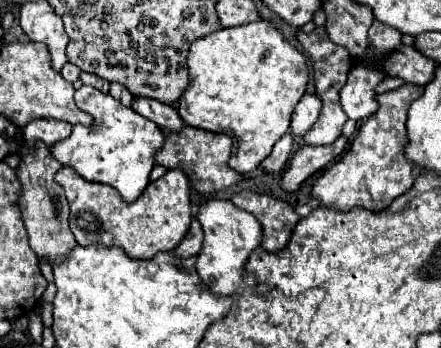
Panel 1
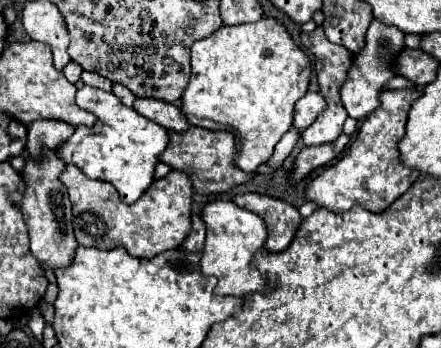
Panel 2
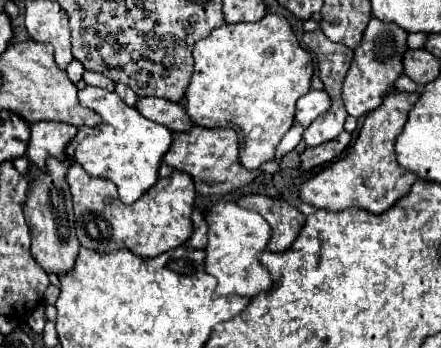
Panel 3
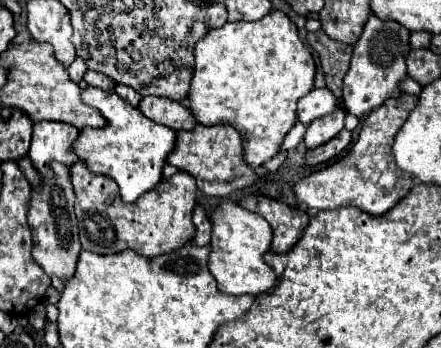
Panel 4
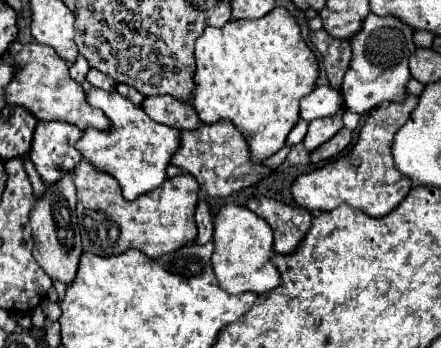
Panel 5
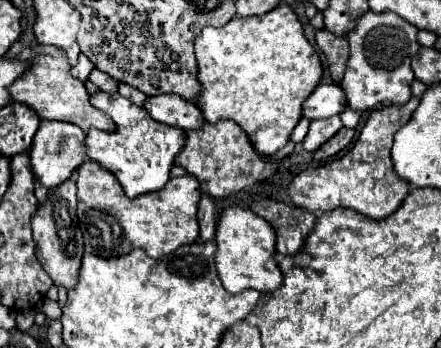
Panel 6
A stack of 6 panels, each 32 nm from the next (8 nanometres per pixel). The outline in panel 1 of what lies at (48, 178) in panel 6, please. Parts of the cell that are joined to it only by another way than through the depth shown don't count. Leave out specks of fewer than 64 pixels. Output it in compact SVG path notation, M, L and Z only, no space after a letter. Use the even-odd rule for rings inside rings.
M40 118L32 120L28 126L22 128L24 140L28 146L34 146L34 140L42 140L46 146L52 146L64 138L68 138L72 132L72 126L62 120L52 120L52 118Z

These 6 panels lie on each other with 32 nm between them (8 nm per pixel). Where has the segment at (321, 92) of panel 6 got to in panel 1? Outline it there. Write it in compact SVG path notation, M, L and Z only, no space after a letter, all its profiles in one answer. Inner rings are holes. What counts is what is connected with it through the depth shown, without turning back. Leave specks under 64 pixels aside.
M306 94L294 110L294 116L292 116L292 122L290 122L290 132L294 136L304 136L312 128L312 124L316 122L320 108L322 108L320 98L314 96L314 94Z

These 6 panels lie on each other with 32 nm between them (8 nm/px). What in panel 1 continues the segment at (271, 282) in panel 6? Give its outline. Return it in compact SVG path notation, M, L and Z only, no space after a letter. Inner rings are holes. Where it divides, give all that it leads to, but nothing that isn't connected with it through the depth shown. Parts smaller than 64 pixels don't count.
M210 198L200 204L196 220L204 232L204 244L196 258L196 272L206 284L212 284L212 292L216 294L236 294L242 288L254 288L256 280L244 276L244 264L254 248L260 246L262 228L254 216L236 208L230 200Z

